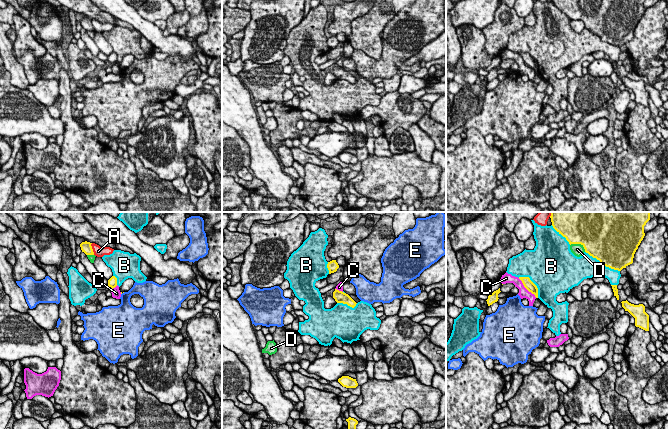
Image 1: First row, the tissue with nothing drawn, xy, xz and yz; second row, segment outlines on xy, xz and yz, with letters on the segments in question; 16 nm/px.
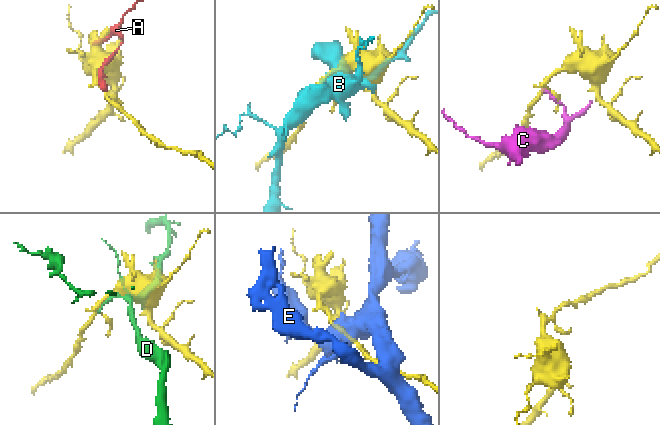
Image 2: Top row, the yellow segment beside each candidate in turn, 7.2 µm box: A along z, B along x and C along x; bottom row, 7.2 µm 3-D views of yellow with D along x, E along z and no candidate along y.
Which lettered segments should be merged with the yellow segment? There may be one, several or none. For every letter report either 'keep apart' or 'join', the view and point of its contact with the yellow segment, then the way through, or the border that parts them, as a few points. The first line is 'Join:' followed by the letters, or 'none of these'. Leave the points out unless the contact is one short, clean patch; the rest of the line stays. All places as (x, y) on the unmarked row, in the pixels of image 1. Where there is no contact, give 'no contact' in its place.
Join: none of these
A: keep apart | xy (92, 25)
B: keep apart | yz (602, 40)
C: keep apart | yz (526, 64)
D: keep apart | yz (579, 19)
E: keep apart | no contact

